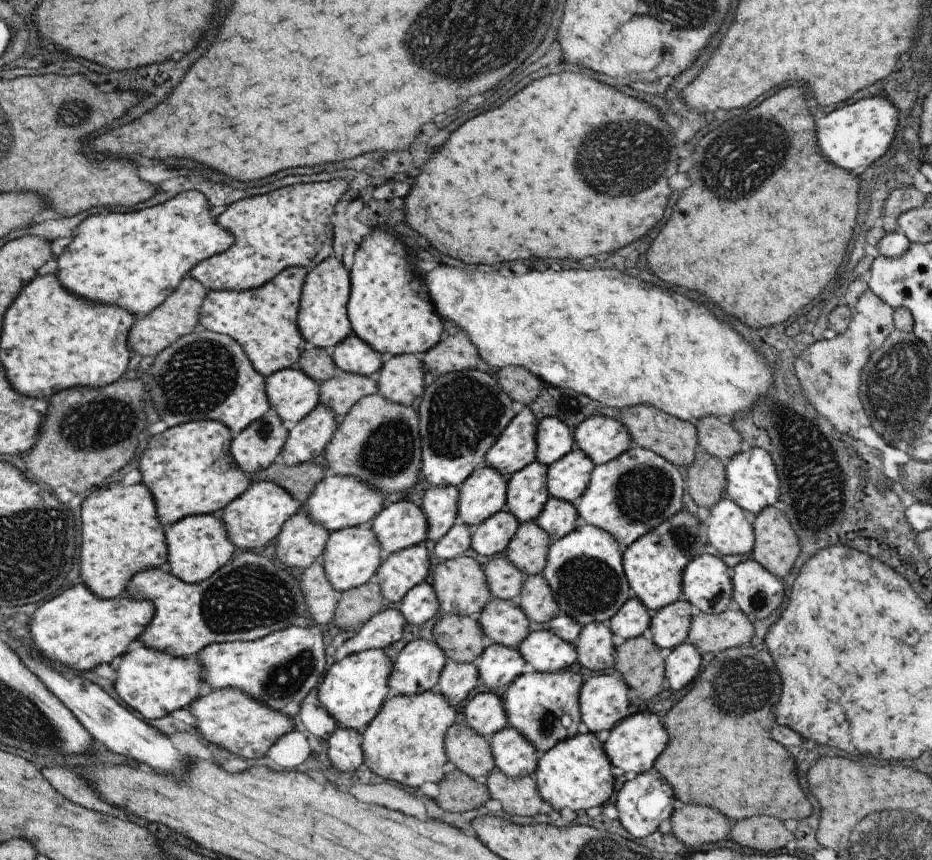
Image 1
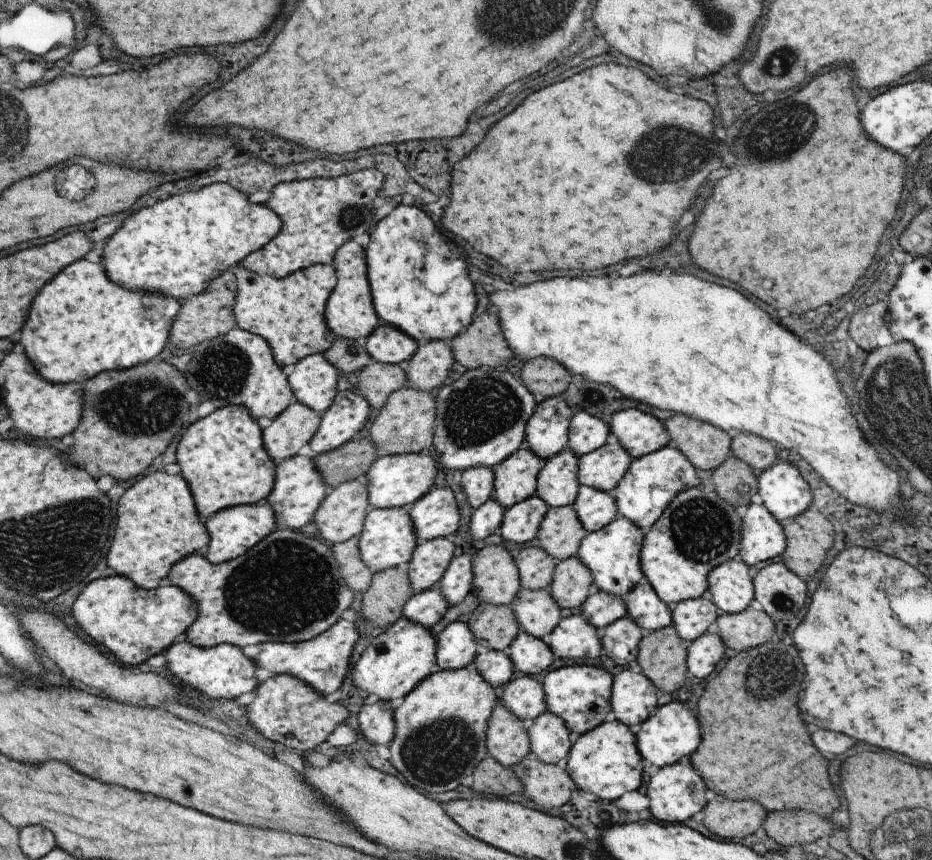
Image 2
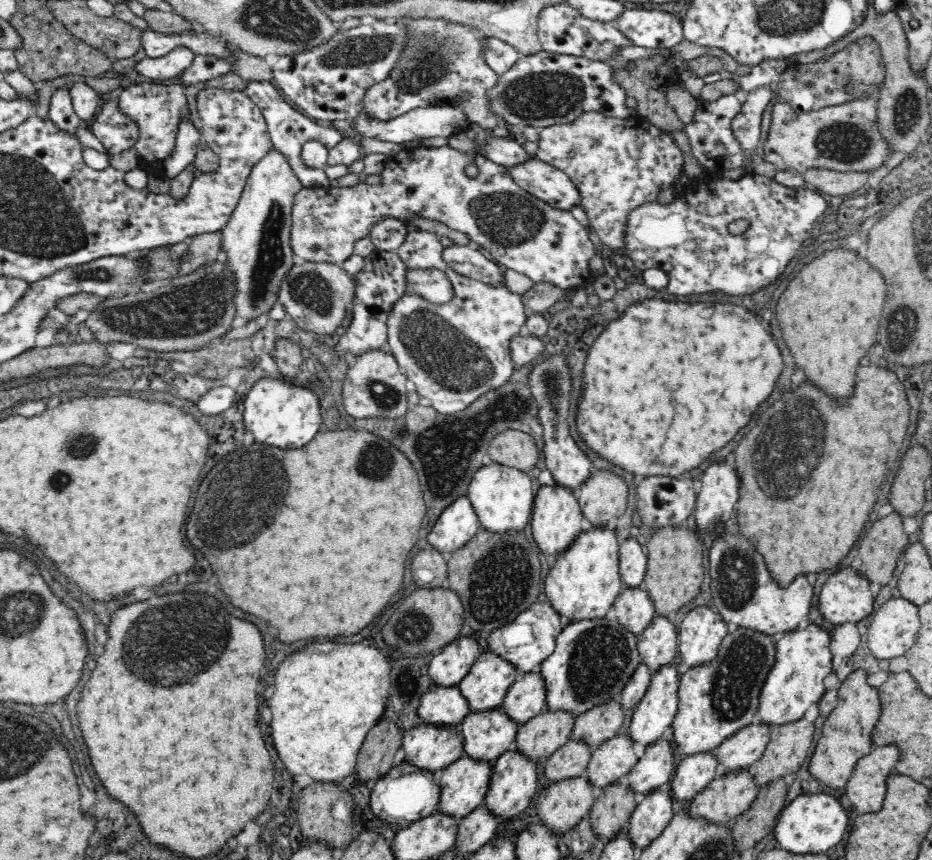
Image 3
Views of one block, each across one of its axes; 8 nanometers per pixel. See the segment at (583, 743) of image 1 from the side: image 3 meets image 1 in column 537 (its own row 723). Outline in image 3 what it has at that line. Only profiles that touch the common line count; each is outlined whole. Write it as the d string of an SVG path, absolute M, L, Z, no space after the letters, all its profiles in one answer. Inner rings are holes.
M805 623L794 632L784 634L775 648L776 660L761 688L757 714L761 724L778 727L802 720L806 710L824 696L822 680L833 672L831 638L828 632Z

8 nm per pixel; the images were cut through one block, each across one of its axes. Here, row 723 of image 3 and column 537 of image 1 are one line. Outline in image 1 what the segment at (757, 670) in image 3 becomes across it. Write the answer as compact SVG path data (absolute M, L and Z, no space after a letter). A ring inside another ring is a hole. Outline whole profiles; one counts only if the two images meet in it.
M564 671L551 673L521 673L507 685L501 695L507 725L515 728L537 752L545 752L558 742L577 734L581 723L579 714L579 688L583 684L581 676ZM561 716L569 716L572 723L569 728L561 724Z

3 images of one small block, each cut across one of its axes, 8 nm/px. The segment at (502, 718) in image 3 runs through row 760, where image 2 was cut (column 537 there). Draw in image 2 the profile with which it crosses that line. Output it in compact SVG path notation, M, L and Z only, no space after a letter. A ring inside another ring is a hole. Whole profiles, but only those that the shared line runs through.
M569 448L545 460L534 492L549 507L571 505L578 493L578 456Z

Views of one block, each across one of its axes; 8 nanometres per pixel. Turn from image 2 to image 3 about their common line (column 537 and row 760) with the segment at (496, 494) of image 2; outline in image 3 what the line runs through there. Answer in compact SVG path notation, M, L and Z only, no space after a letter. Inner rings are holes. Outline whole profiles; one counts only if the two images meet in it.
M464 754L460 760L450 764L448 768L436 772L433 780L436 781L440 789L437 813L442 816L451 816L460 821L464 816L468 816L476 809L483 807L489 789L492 768L493 766L487 762L477 762L477 760L472 760Z

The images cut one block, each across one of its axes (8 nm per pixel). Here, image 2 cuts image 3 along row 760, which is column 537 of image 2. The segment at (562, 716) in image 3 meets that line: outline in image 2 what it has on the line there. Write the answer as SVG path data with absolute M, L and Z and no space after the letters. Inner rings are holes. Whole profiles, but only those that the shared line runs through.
M565 505L547 509L536 537L538 546L558 562L572 557L587 533L572 506Z

